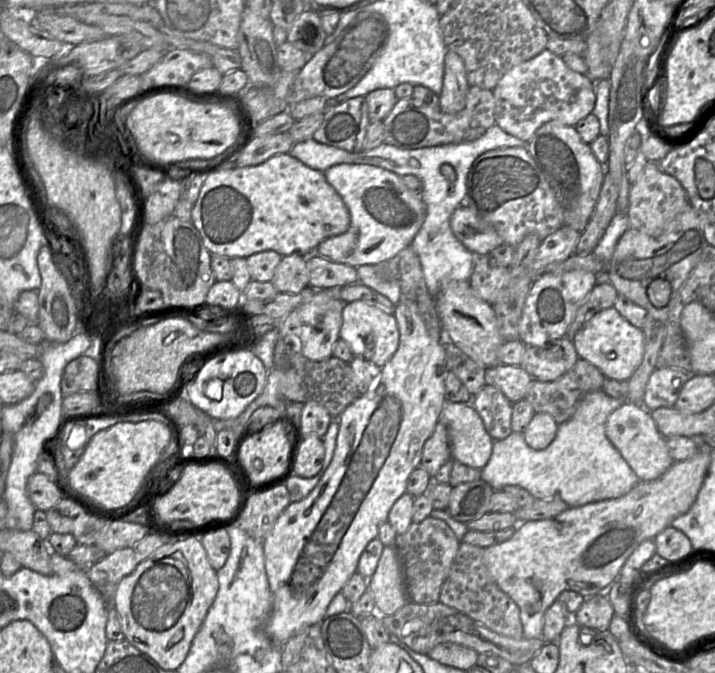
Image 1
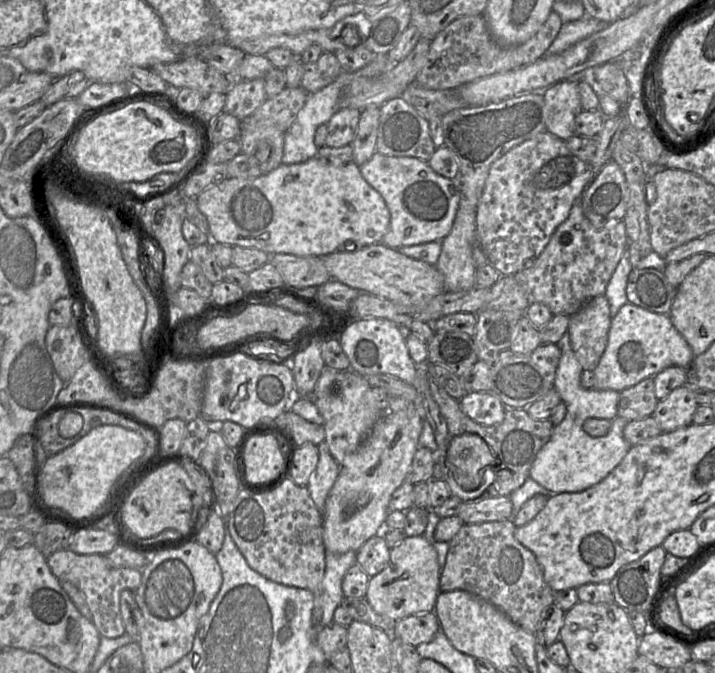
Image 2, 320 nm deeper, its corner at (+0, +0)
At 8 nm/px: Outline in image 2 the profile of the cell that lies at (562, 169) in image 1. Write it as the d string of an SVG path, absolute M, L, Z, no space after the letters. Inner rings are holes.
M562 80L543 91L546 131L567 140L575 135L576 117L583 111L578 80Z

